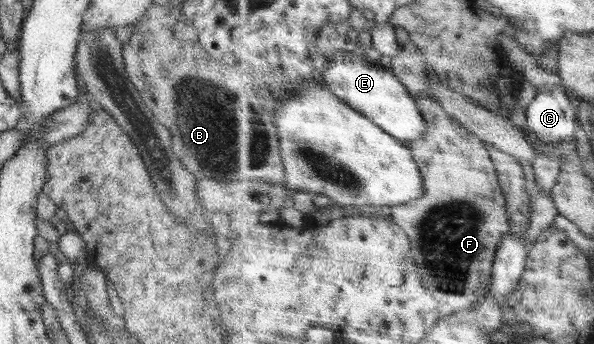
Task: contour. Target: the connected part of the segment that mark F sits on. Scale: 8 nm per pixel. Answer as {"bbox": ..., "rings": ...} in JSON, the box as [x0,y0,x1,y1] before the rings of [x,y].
{"bbox":[392,95,511,319],"rings":[[[429,95],[417,96],[419,110],[427,121],[427,136],[421,140],[405,142],[415,154],[416,163],[424,174],[425,192],[420,199],[404,205],[392,206],[392,218],[411,237],[415,260],[426,279],[426,285],[441,303],[441,319],[473,309],[487,299],[493,282],[493,269],[503,239],[511,231],[511,215],[507,193],[503,190],[499,170],[492,159],[491,150],[479,135],[461,125],[444,106]]]}

